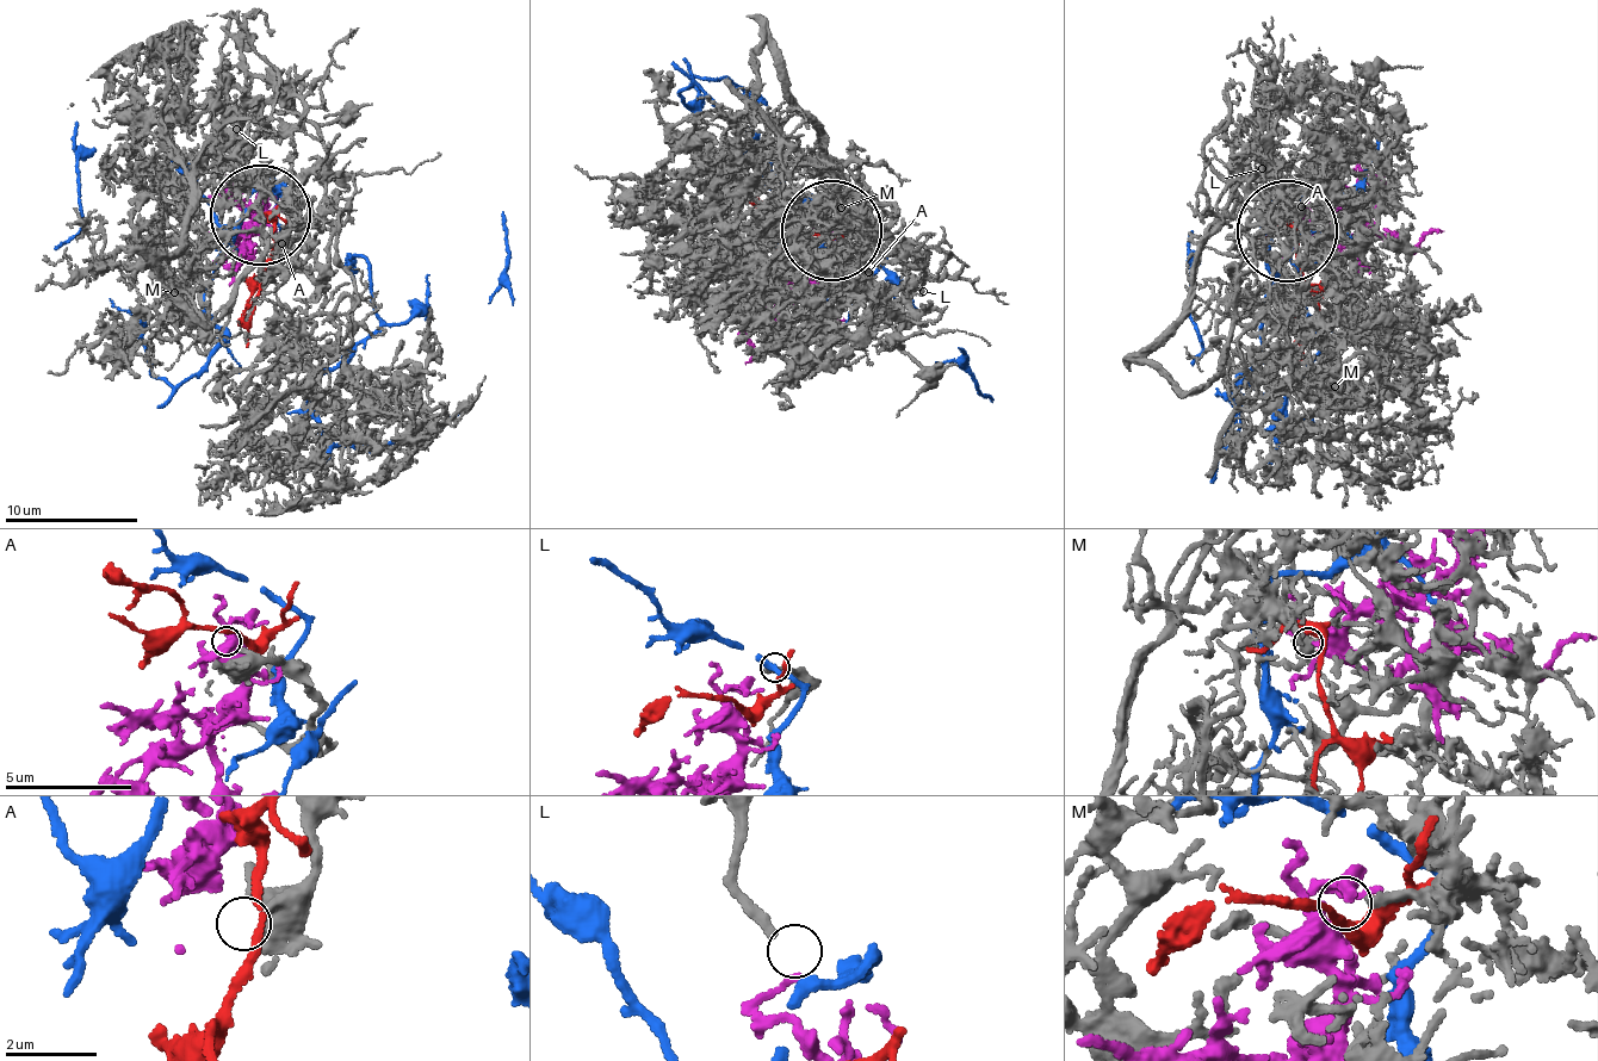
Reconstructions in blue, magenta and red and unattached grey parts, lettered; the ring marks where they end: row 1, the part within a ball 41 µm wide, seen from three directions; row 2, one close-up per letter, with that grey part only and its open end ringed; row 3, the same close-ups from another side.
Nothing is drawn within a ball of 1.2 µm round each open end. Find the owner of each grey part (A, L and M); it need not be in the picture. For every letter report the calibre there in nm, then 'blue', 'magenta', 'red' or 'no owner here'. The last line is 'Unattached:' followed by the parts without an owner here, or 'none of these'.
A: calibre 280 nm; no owner here
L: calibre 200 nm; blue
M: calibre 240 nm; magenta
Unattached: A

